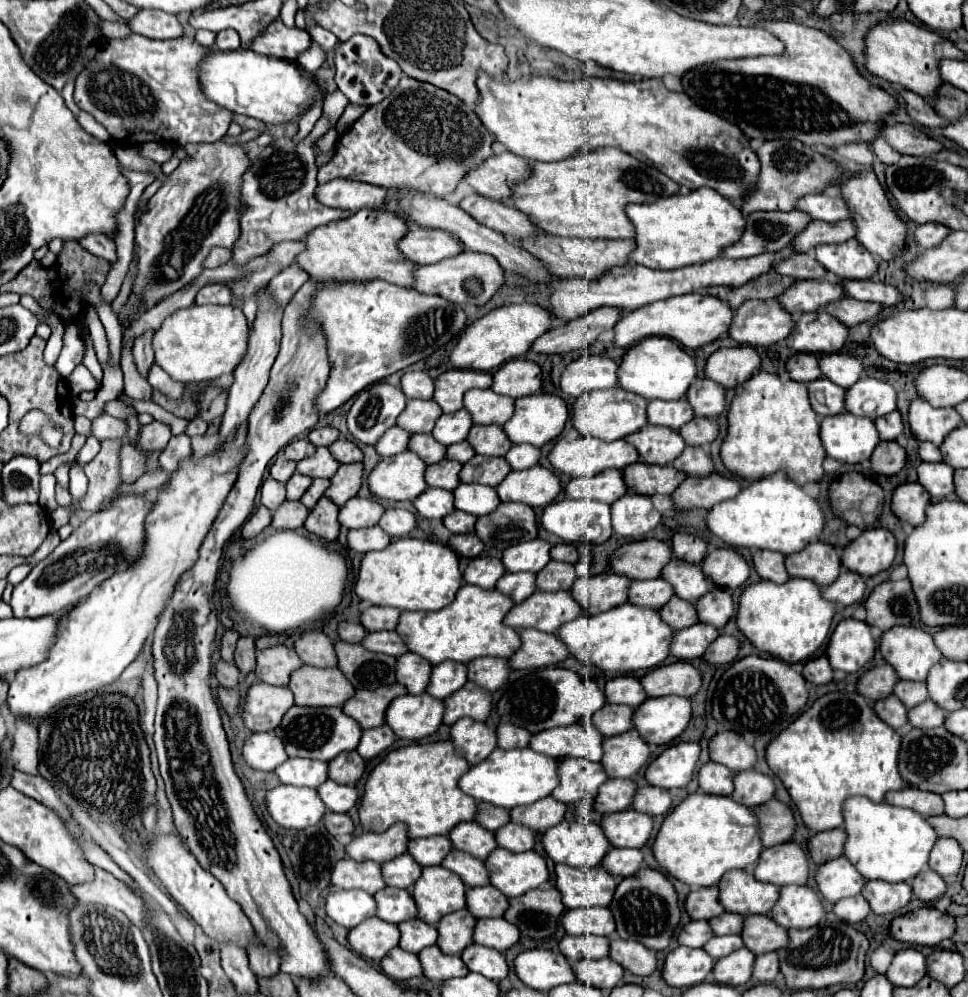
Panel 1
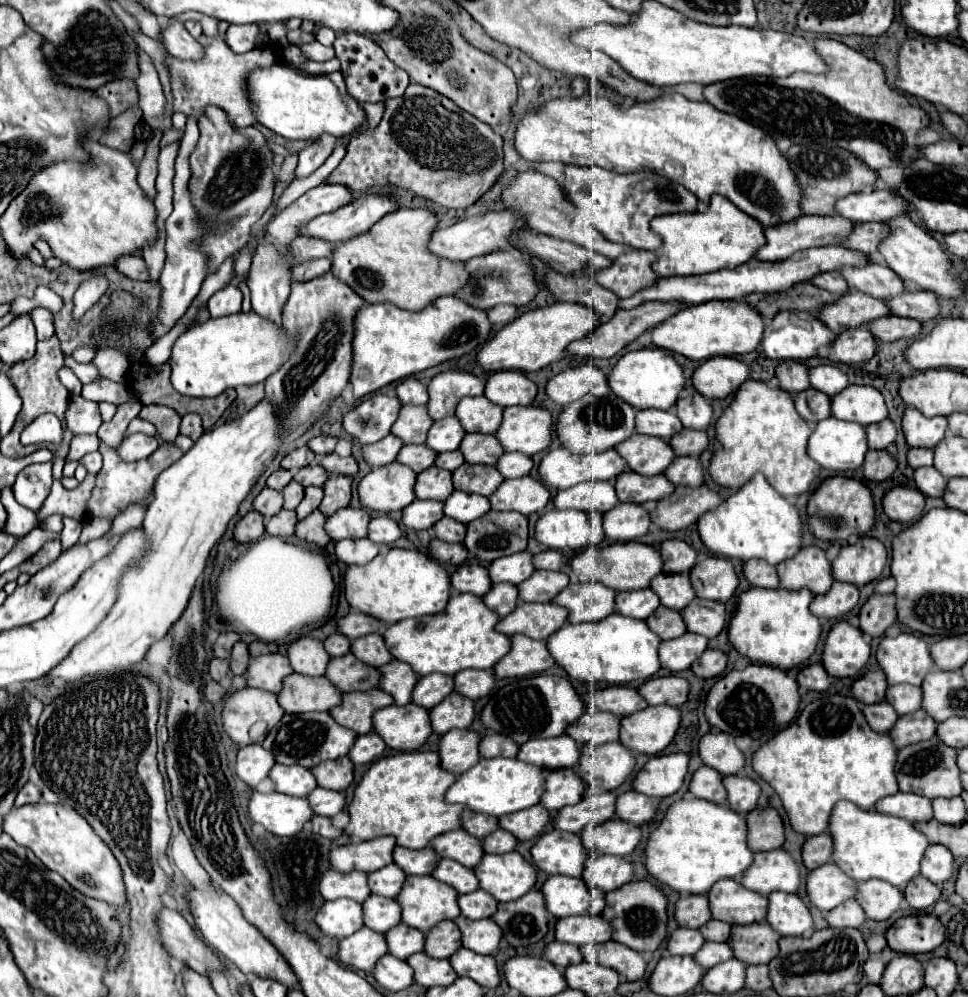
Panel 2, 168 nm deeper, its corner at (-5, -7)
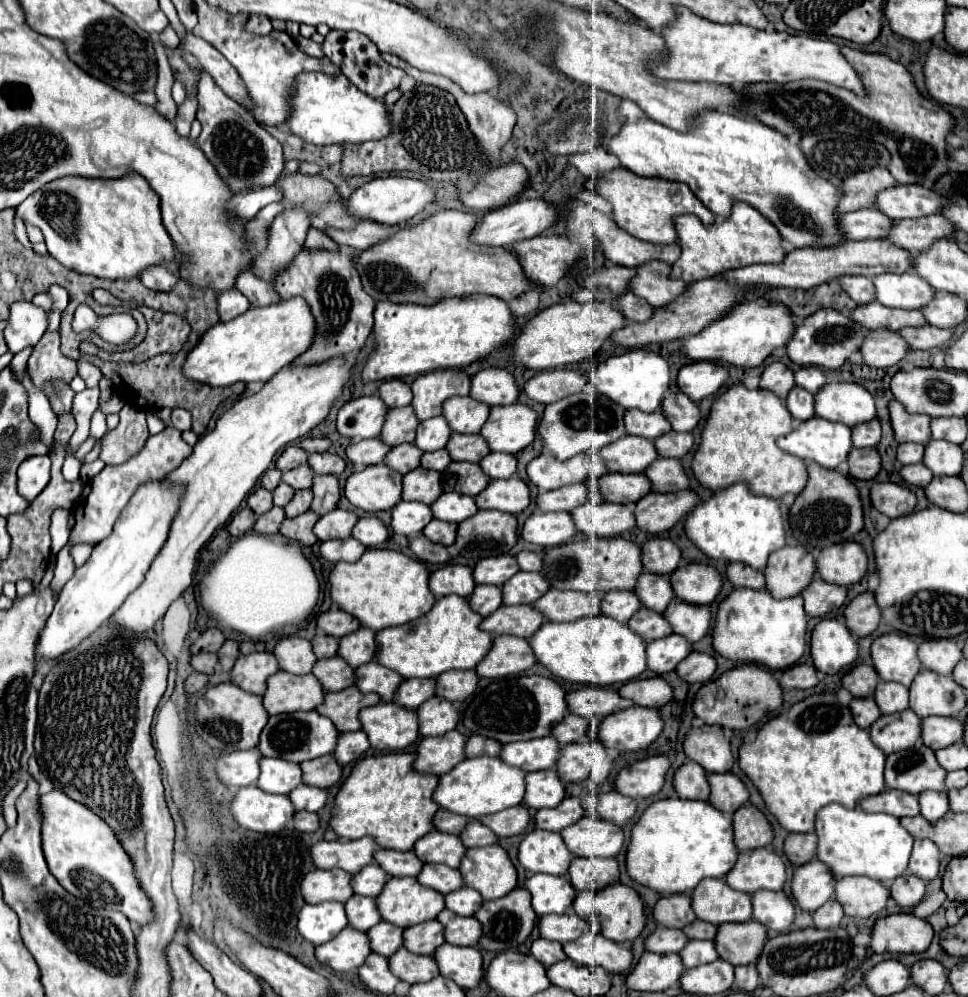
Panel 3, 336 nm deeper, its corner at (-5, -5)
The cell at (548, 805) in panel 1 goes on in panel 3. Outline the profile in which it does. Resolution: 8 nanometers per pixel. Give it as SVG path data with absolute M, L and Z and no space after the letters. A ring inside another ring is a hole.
M523 804L513 806L509 810L501 810L499 814L489 814L487 818L481 818L481 824L491 828L499 838L503 836L515 836L521 834L529 824L529 812Z

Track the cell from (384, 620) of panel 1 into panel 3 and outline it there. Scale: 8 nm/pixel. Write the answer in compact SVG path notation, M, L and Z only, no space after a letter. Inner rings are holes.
M331 608L331 610L323 612L323 614L319 614L317 628L321 632L325 632L327 636L341 638L341 636L347 636L347 634L355 632L359 628L359 622L355 618L351 618L351 614L343 612L339 608Z

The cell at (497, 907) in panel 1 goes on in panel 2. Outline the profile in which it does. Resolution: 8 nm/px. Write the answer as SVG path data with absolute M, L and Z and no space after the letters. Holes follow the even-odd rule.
M475 890L473 894L459 896L459 908L461 914L465 914L471 920L491 918L497 912L497 900L489 896L485 890Z

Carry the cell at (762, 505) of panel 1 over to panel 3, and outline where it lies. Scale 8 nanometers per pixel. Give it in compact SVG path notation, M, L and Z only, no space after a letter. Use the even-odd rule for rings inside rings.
M741 482L723 488L709 500L697 504L685 520L685 534L705 556L725 562L745 562L755 570L763 570L767 556L785 546L779 504L773 498L751 494Z

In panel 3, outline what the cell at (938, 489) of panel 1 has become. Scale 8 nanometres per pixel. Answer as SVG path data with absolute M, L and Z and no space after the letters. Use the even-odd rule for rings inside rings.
M909 464L909 466L903 466L901 468L901 478L903 478L905 484L913 484L913 486L925 488L927 482L931 482L933 474L923 464Z

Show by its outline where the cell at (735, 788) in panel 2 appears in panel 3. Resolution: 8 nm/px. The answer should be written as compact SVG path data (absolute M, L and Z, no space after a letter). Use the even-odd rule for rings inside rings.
M731 772L707 774L707 782L711 786L711 794L707 802L717 810L733 814L737 808L741 808L749 800L749 792L745 784Z

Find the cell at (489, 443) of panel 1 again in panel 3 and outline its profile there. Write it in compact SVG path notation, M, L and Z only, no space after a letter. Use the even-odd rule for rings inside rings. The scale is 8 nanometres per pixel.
M451 434L445 450L453 460L465 462L479 462L479 458L491 452L481 434Z

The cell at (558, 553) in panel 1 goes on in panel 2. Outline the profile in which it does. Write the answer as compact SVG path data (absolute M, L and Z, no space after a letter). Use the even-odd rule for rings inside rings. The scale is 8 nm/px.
M547 550L541 554L535 554L535 568L543 570L561 570L565 564L565 556L559 550Z

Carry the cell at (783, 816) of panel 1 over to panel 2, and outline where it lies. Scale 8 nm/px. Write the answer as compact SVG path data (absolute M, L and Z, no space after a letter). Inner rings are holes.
M755 808L747 814L747 844L753 852L767 852L781 848L785 842L785 826L775 808Z

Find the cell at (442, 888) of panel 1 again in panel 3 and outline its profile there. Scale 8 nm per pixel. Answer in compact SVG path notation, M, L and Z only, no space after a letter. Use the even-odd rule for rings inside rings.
M387 878L375 904L381 918L399 928L435 920L445 908L443 896L425 886L421 888L415 878Z

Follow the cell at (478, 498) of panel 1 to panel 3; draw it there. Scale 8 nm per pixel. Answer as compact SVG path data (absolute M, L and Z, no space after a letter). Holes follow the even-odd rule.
M443 492L433 504L431 504L433 518L443 520L443 522L463 522L471 514L477 512L475 500L465 494L455 494L455 492Z

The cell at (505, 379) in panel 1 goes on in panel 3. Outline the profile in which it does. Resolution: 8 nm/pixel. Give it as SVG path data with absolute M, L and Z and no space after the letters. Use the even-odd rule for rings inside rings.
M487 368L479 370L471 378L471 398L483 402L487 406L503 406L513 404L519 396L513 376L503 368Z

